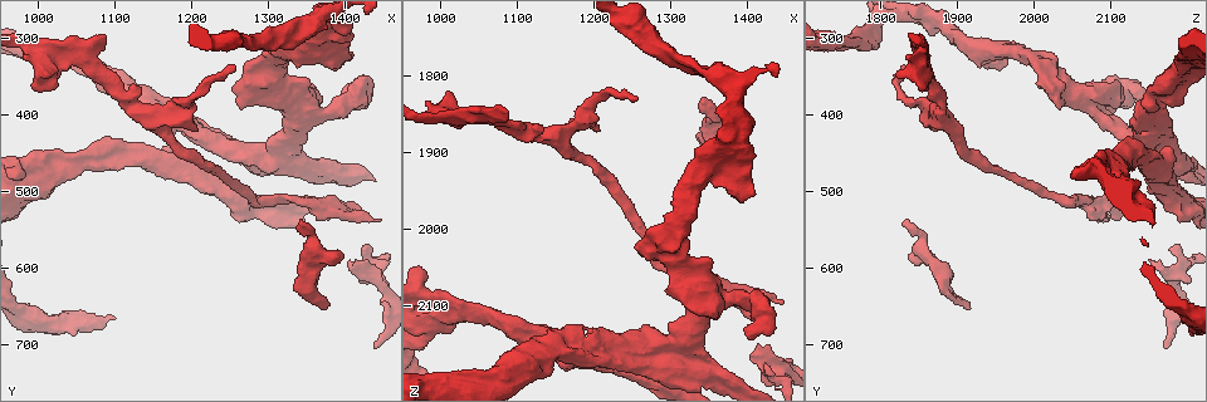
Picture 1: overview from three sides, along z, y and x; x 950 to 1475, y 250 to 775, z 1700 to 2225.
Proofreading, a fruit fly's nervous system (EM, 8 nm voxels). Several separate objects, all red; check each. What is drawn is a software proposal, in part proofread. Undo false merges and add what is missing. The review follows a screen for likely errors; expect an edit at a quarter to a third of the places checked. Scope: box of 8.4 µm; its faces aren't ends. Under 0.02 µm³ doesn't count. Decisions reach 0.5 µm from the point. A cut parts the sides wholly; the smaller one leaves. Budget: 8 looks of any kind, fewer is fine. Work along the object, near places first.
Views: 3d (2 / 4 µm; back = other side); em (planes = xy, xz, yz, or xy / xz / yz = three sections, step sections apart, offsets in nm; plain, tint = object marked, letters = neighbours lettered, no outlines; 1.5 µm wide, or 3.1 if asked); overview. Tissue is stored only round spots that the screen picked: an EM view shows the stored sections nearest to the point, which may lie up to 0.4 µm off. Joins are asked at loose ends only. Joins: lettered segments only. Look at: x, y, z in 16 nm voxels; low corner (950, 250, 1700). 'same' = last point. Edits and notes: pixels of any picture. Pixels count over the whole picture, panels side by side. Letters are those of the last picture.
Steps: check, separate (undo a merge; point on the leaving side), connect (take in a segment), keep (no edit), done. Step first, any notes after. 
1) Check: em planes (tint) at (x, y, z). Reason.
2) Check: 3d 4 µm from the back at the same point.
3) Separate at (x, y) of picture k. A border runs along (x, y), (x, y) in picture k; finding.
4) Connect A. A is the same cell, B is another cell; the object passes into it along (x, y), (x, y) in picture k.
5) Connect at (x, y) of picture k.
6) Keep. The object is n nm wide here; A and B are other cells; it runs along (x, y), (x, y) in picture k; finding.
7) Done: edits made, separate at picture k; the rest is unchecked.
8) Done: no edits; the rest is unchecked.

Check: 3d 4 µm at (1410, 320, 1955). Branch stops here.

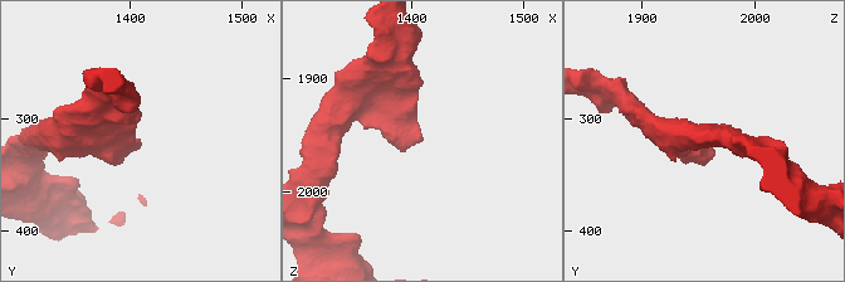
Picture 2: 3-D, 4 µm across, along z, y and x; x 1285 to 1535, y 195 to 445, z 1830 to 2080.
Check: em planes (letters) at (1406, 320, 1954). Now the EM.

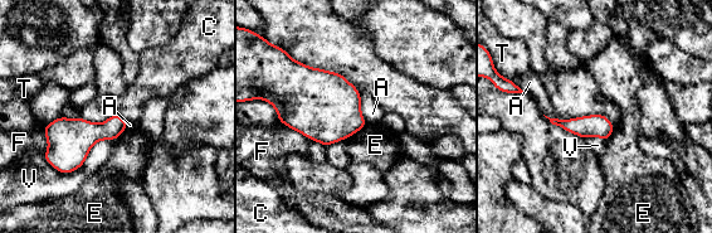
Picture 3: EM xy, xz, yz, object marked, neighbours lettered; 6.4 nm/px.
Keep. The object is 140 nm wide here; A, C, E, F, T and V are other cells; none of them fits.

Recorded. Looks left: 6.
Check: em xy step 8 (letters) at (1255, 335, 1830). Free end.

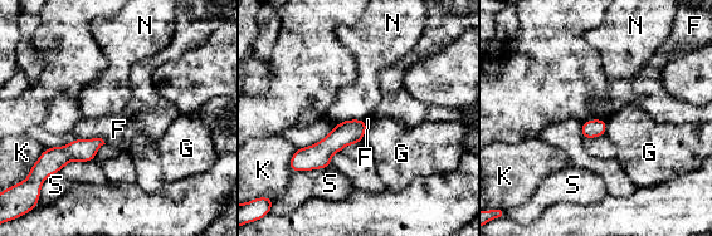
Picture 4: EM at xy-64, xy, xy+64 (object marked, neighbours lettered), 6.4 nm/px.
Check: em yz step 4 (letters) at the same point. Cut it another way.

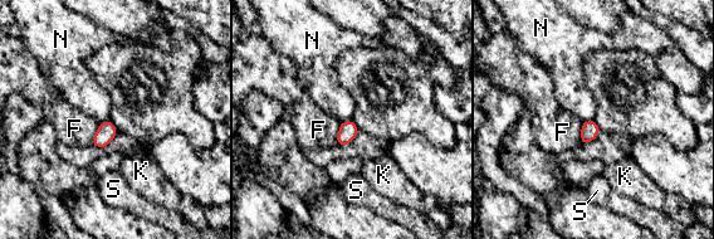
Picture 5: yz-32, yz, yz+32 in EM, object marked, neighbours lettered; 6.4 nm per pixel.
Keep. The object is 110 nm wide here; F, K, N and S are other cells; a border runs along (593, 118), (582, 122) in picture 5; none of them fits.

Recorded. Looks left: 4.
Check: em xz step 8 (letters) at (1385, 580, 1835). Free end.

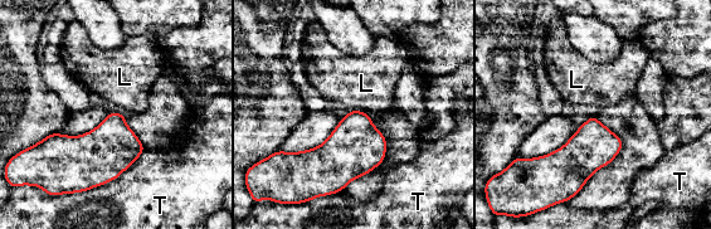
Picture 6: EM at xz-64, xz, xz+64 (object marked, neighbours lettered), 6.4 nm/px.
Check: em planes (letters) at the same point.

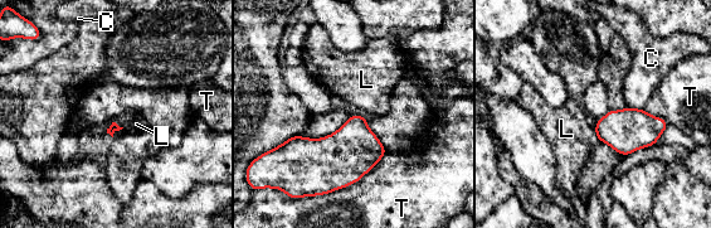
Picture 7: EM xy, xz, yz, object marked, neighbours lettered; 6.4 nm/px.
Keep. C, L and T are other cells; a border runs along (123, 127), (112, 136) in picture 7; no lettered segment goes on from it.

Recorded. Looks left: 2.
Check: em planes (letters) at (1370, 655, 1915). Thin end.

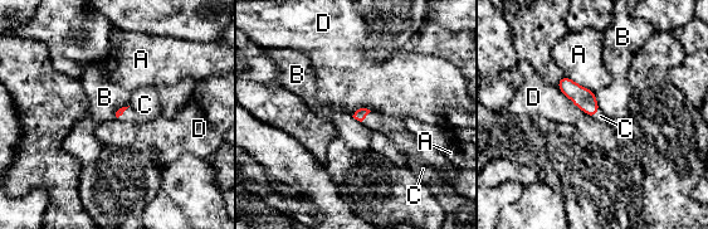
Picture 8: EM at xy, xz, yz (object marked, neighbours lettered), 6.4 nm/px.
Connect C. C is the same cell, A, B and D are other cells; the neuron continues.

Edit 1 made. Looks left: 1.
Done: edits made, connect at picture 8; the rest is unchecked.

